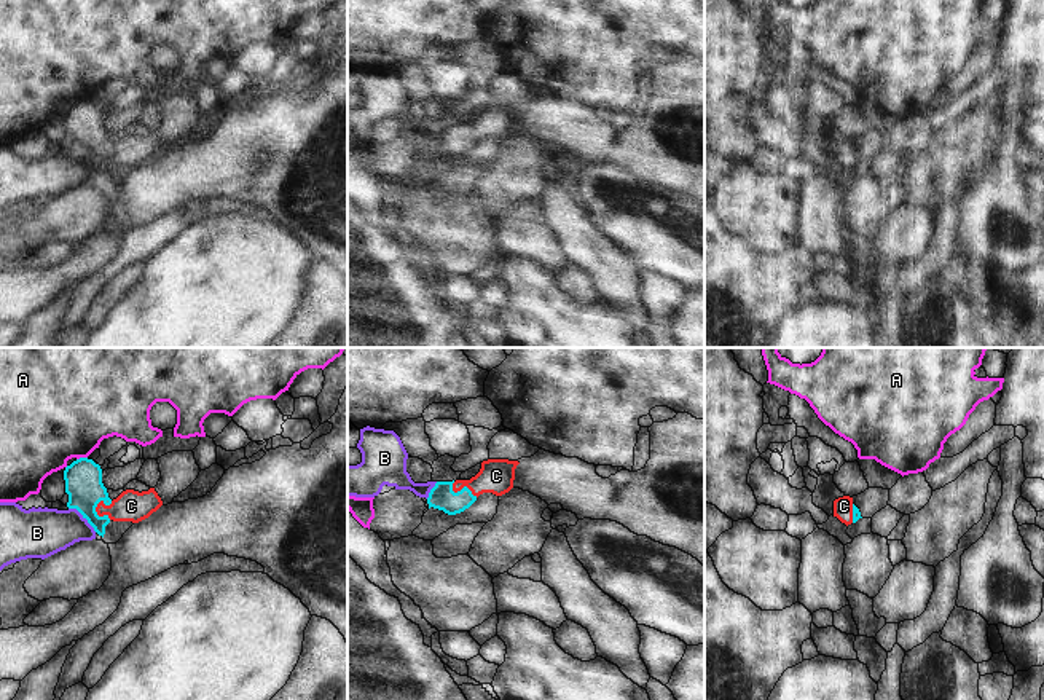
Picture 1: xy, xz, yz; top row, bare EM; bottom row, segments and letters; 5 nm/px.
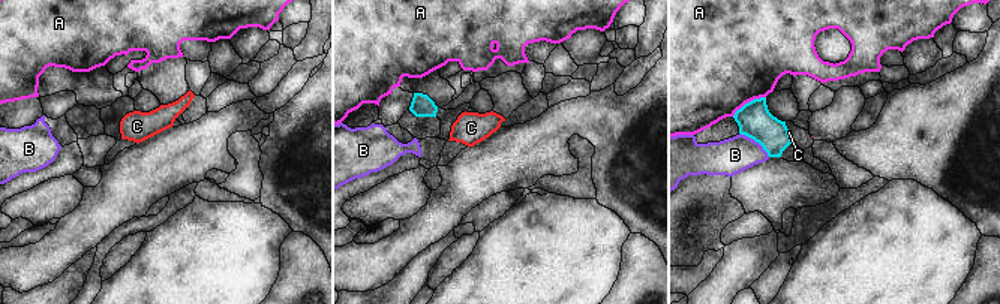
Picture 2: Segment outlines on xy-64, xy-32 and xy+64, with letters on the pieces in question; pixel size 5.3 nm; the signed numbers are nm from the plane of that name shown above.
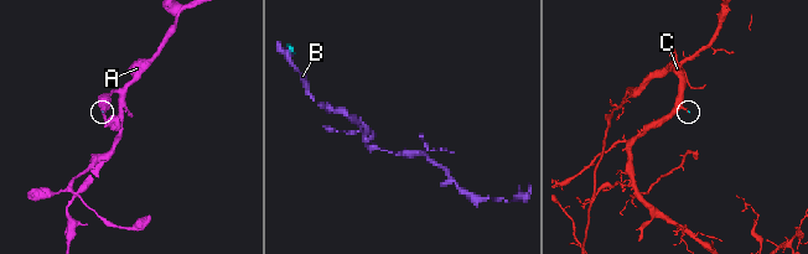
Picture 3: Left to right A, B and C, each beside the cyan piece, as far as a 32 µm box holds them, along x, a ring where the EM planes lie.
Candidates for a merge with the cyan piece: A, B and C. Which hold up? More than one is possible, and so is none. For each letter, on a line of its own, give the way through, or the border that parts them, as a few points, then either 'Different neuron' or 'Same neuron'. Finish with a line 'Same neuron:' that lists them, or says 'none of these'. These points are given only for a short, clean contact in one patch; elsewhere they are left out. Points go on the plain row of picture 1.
A: Boundary: xy (86, 99), (77, 102). Different neuron
B: Path across: xy (83, 120), (83, 160), (75, 168), (37, 176). Same neuron
C: Path across: xy (83, 120), (96, 157), (131, 149). Same neuron
Same neuron: B, C

